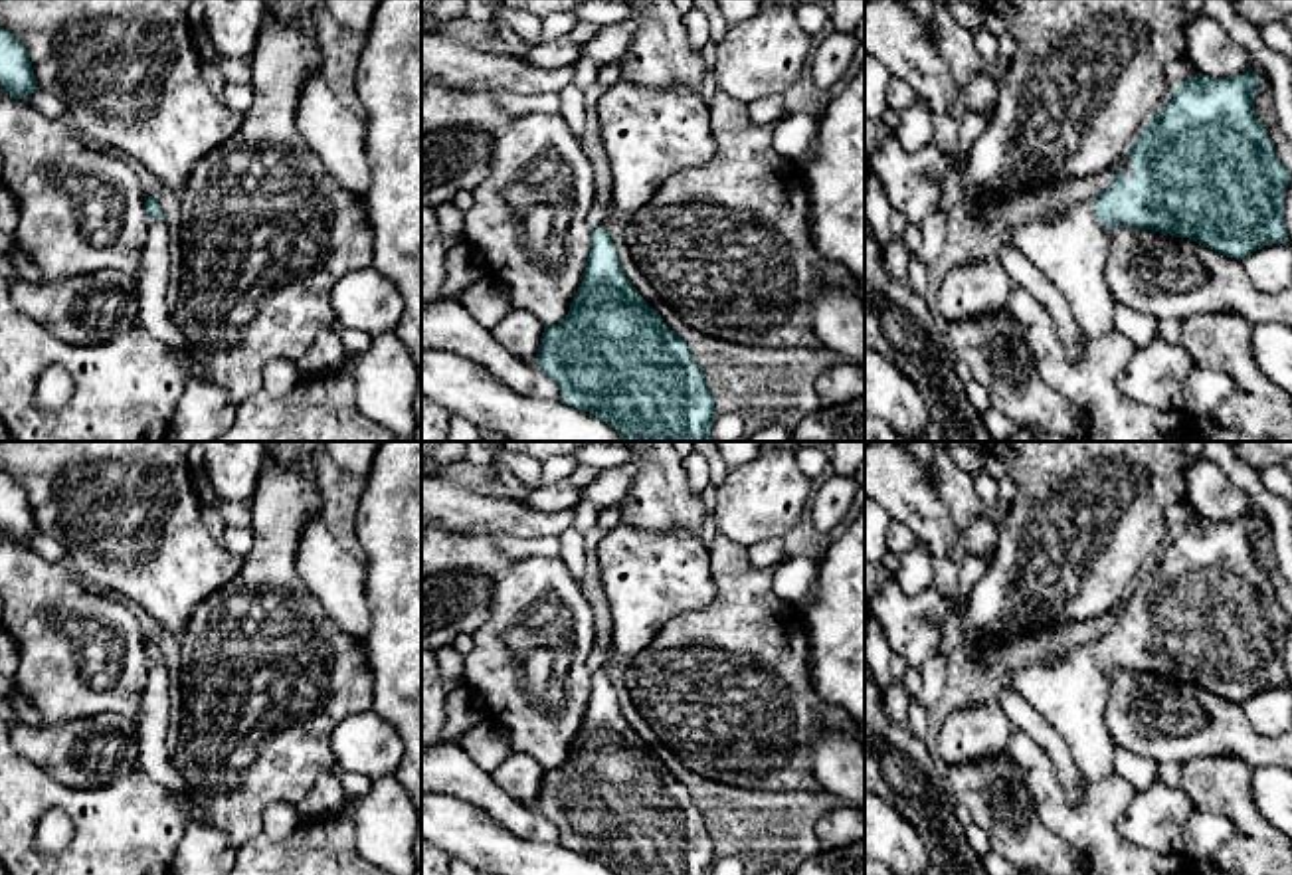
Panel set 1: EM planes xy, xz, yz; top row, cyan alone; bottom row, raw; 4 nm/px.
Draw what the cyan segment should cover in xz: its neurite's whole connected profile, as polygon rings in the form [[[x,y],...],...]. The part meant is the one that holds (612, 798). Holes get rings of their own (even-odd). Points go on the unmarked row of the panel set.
[[[594,647],[582,729],[568,758],[558,768],[544,768],[534,806],[556,826],[562,847],[594,857],[615,875],[710,875],[716,851],[702,812],[687,784],[663,766],[625,721],[603,673],[605,661],[605,653]]]

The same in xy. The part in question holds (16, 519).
[[[0,471],[0,529],[12,542],[26,542],[38,531],[28,493],[4,471]]]

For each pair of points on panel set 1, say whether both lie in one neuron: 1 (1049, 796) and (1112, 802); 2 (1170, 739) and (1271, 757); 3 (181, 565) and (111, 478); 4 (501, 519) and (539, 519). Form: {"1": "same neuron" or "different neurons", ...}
{"1": "same neuron", "2": "same neuron", "3": "same neuron", "4": "same neuron"}

